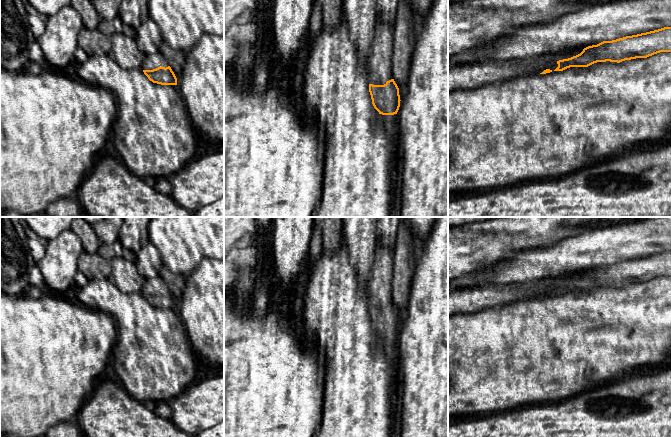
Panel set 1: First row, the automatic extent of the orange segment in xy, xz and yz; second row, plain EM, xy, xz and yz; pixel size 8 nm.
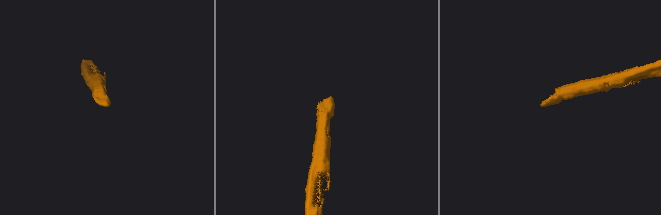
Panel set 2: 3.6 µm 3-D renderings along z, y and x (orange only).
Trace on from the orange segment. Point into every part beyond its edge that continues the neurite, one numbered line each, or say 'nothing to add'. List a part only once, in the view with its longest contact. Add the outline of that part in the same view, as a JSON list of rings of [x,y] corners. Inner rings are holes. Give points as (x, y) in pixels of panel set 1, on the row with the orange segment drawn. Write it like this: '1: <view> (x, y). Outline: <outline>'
1: xy (156, 60). Outline: [[[158,51],[152,55],[146,55],[145,60],[142,63],[141,69],[142,70],[153,70],[158,67],[168,67],[168,63],[165,57]]]

